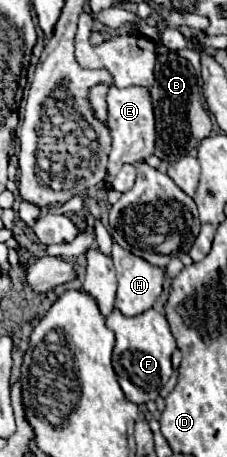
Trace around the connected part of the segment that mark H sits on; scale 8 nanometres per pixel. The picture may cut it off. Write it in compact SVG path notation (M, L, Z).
M113 244L113 264L117 270L117 296L115 296L115 308L119 308L125 316L137 316L149 308L155 306L157 298L161 296L163 290L163 282L165 282L165 268L153 266L147 260L123 250L121 246Z

